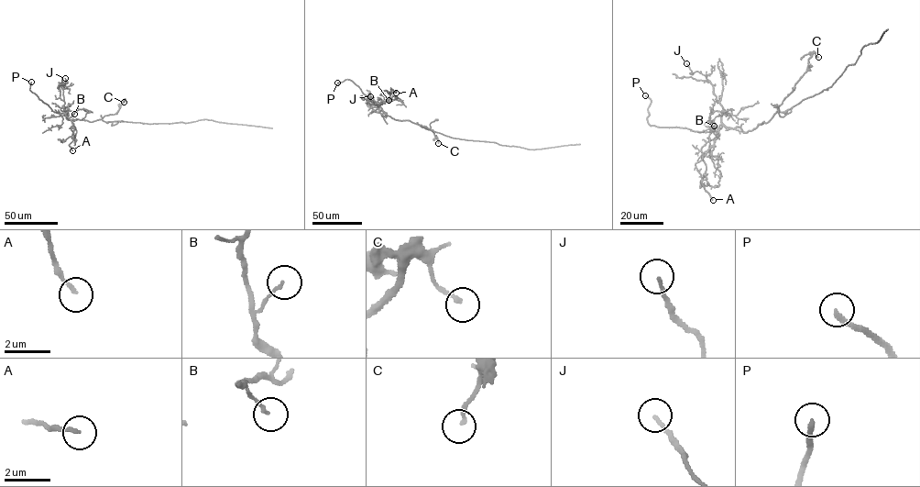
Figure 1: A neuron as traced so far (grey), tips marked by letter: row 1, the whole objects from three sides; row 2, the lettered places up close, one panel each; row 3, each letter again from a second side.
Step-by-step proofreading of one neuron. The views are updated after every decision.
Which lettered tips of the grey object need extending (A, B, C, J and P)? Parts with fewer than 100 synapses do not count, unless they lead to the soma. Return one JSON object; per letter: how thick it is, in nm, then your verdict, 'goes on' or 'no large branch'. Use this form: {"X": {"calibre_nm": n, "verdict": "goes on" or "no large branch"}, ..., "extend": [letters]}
{"A": {"calibre_nm": 160, "verdict": "no large branch"}, "B": {"calibre_nm": 110, "verdict": "no large branch"}, "C": {"calibre_nm": 160, "verdict": "no large branch"}, "J": {"calibre_nm": 140, "verdict": "no large branch"}, "P": {"calibre_nm": 240, "verdict": "goes on"}, "extend": ["P"]}

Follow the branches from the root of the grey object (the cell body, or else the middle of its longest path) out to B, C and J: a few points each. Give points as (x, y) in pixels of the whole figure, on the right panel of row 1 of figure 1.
B: (810, 96), (784, 112), (778, 110), (751, 130), (720, 125), (715, 135), (714, 126)
C: (810, 96), (784, 112), (779, 112), (779, 105), (806, 71), (809, 58), (814, 53), (818, 57)
J: (810, 96), (744, 132), (724, 125), (713, 84), (698, 71), (692, 74), (686, 63)

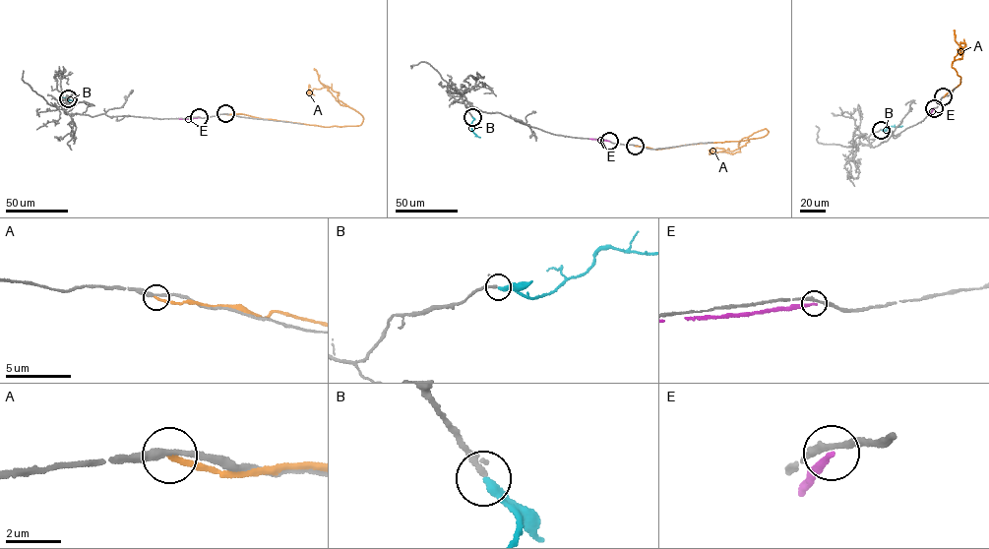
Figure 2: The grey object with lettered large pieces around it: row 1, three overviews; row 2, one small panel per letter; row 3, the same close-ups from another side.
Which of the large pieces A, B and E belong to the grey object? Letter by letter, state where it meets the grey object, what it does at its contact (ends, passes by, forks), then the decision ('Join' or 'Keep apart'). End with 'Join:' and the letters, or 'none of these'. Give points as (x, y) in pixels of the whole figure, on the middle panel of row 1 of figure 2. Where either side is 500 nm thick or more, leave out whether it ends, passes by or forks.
A: Touches grey at (635, 146). It ends there. Keep apart
B: Touches grey at (472, 117). It ends there. Join
E: Touches grey at (609, 141). It ends there. Keep apart
Join: B

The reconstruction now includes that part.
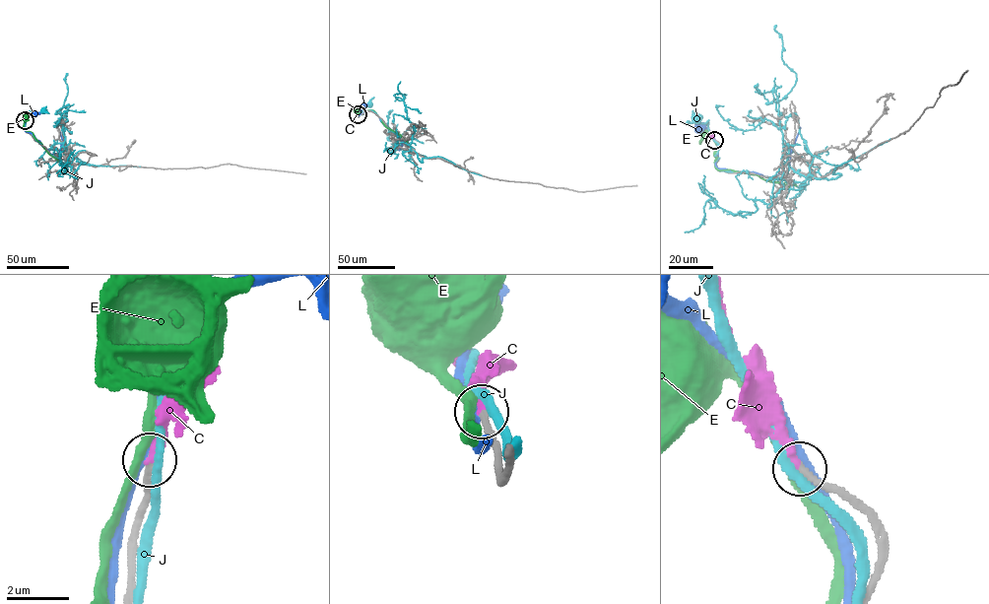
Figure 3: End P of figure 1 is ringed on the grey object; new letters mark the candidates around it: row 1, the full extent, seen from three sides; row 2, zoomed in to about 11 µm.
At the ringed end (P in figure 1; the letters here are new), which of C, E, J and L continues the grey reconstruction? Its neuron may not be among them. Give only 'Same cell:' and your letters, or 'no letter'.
Same cell: C

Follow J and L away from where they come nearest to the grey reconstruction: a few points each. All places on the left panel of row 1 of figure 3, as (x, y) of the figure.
J: (26, 121), (31, 110), (44, 110)
L: (26, 120), (24, 129), (50, 154), (59, 153), (62, 141), (60, 131)

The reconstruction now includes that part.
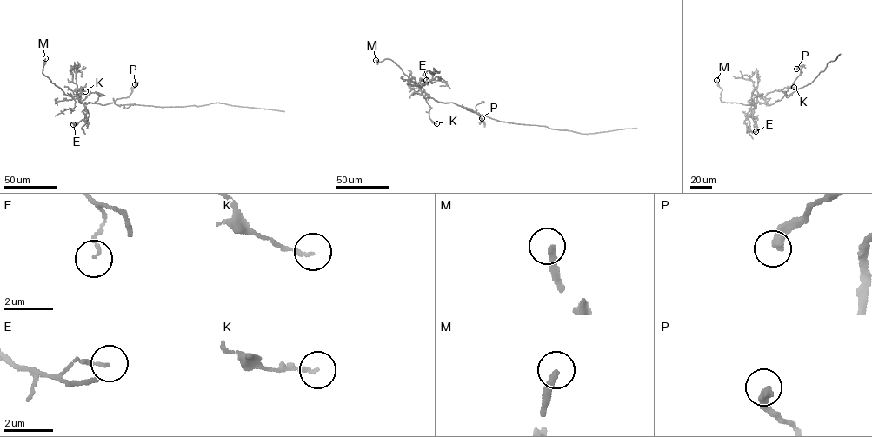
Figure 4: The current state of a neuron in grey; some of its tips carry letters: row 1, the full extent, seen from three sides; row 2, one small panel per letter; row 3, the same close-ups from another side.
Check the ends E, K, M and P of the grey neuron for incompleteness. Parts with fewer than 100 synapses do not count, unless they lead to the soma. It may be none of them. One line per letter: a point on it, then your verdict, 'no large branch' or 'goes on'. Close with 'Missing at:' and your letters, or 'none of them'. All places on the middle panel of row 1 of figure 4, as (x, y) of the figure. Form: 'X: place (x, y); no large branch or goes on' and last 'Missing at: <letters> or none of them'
E: place (426, 80); no large branch
K: place (436, 123); no large branch
M: place (376, 60); goes on
P: place (482, 118); no large branch
Missing at: M

